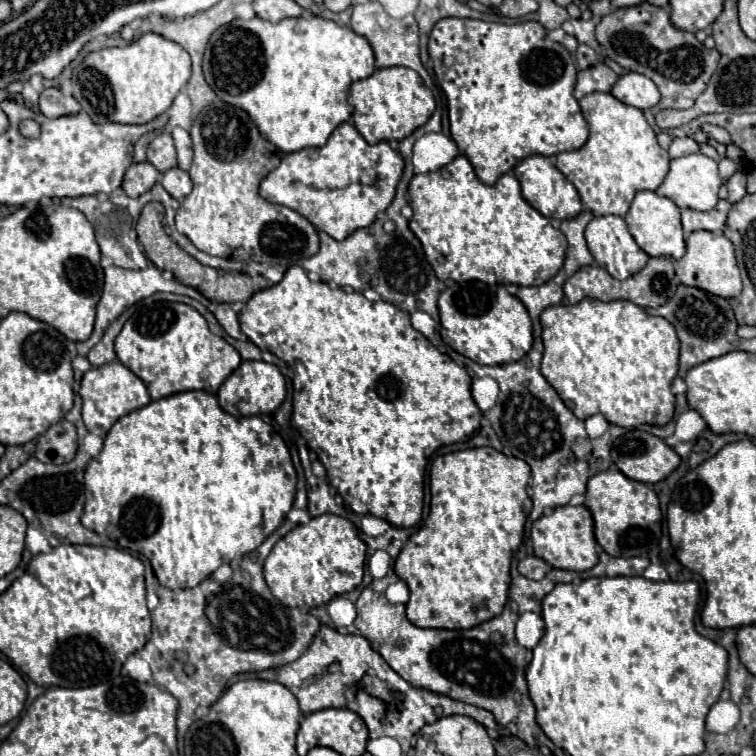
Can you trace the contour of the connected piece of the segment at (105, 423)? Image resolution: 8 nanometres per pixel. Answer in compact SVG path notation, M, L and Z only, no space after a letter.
M114 360L108 364L102 364L98 368L90 368L84 376L82 376L82 386L80 386L80 396L82 396L82 418L84 424L88 428L88 432L98 434L98 436L106 436L106 432L110 430L110 426L122 418L124 414L138 410L142 406L146 406L150 402L150 394L144 386L144 382L132 374L122 362Z

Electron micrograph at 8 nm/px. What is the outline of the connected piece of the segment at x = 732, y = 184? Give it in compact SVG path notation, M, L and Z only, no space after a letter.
M736 172L734 176L730 176L726 180L726 188L728 188L728 202L730 204L738 202L746 194L746 174Z

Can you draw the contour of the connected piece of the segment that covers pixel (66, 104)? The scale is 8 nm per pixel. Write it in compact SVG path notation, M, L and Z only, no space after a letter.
M46 88L38 98L38 108L48 118L58 118L64 114L80 112L80 104L74 96L66 96L60 88Z

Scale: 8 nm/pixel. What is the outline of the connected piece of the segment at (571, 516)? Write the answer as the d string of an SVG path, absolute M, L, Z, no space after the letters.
M558 506L552 510L548 516L540 516L532 528L532 546L534 546L534 556L542 558L548 562L552 568L562 568L562 570L590 570L598 562L598 552L596 552L596 538L594 538L594 524L592 516L586 506Z

